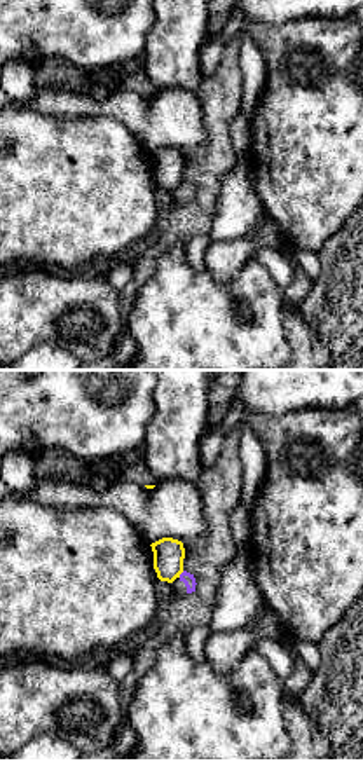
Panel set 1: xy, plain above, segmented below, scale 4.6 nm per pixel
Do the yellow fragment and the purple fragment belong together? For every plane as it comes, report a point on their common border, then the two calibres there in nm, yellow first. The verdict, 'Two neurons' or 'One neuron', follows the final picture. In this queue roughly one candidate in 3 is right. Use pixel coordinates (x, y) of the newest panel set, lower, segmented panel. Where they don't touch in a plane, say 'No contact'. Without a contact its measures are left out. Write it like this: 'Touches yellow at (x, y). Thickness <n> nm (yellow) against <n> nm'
Touches yellow at (180, 573). Thickness 140 nm (yellow) against 60 nm

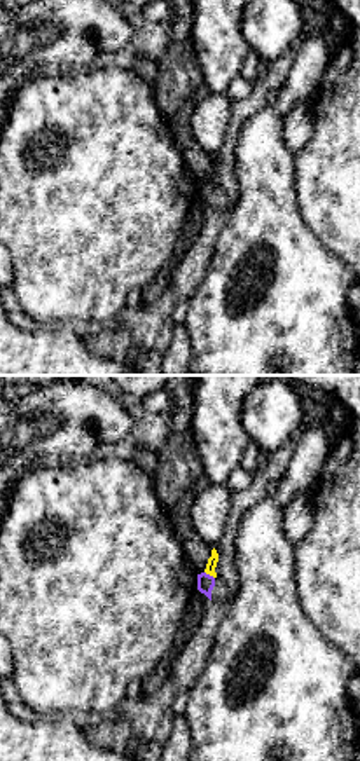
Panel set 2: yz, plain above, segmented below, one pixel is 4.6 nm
Touches yellow at (210, 575). Thickness 50 nm (yellow) against 80 nm

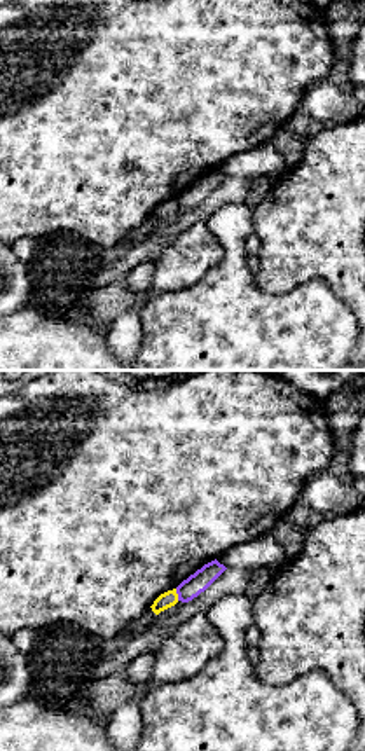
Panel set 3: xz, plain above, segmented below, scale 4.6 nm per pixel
Touches yellow at (177, 594). Thickness 70 nm (yellow) against 90 nm

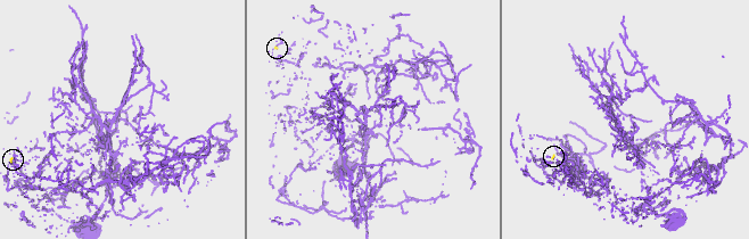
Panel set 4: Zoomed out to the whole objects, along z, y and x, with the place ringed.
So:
Two neurons

